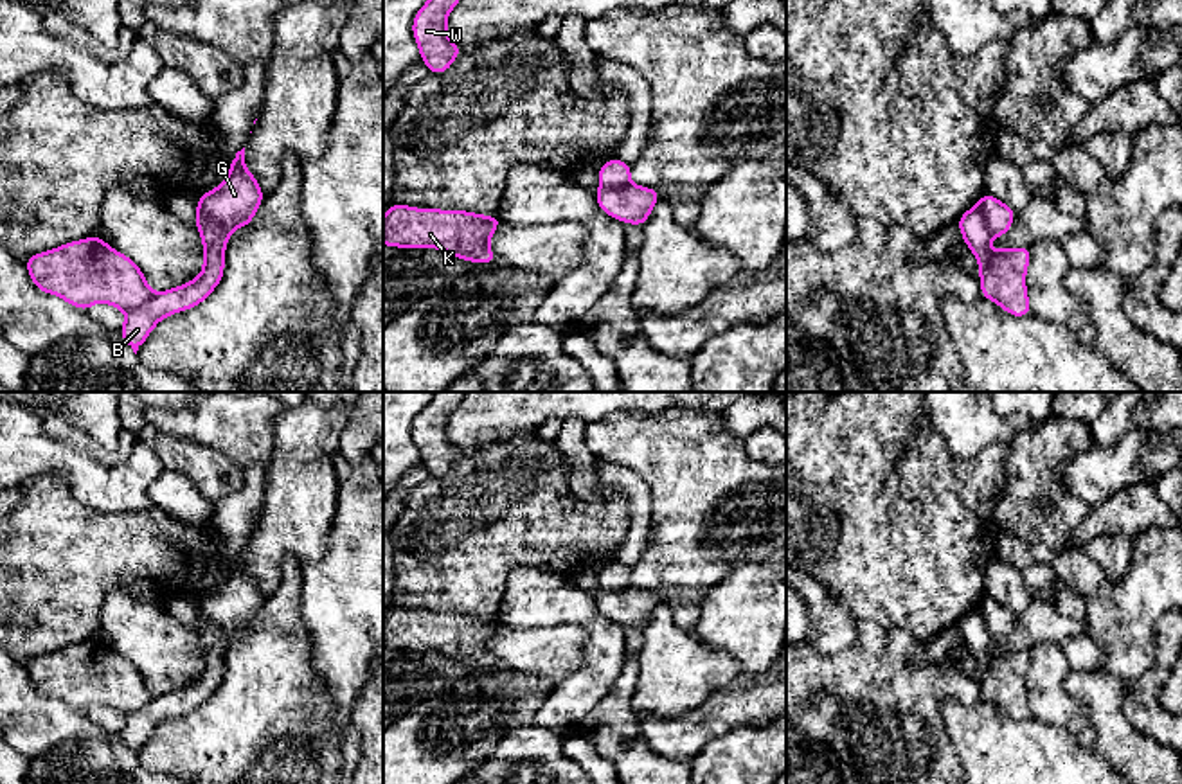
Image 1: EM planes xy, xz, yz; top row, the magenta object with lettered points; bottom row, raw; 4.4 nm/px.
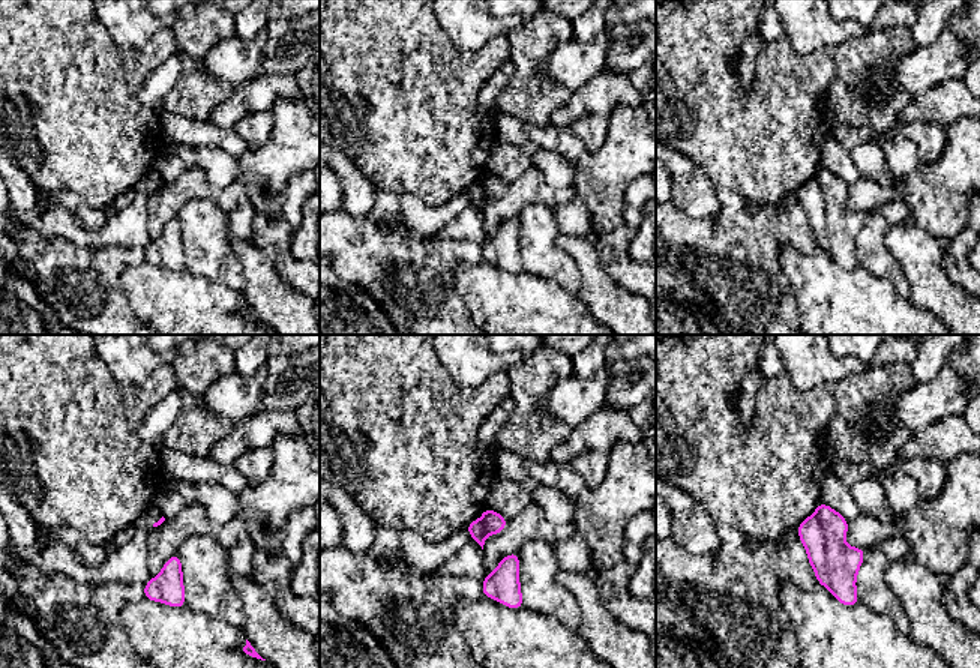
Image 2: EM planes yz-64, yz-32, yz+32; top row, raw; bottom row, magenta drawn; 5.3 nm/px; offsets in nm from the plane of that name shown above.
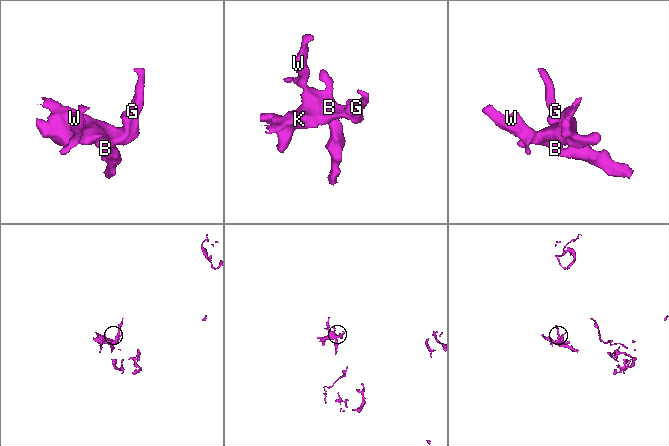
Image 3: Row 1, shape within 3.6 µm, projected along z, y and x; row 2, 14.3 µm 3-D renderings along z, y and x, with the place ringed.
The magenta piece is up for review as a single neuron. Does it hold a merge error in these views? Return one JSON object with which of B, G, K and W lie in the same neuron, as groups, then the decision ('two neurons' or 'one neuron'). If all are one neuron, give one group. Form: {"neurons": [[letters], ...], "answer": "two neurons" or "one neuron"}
{"neurons": [["B", "W"], ["G", "K"]], "answer": "two neurons"}

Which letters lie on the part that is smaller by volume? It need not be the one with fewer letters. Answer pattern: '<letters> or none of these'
B, W

